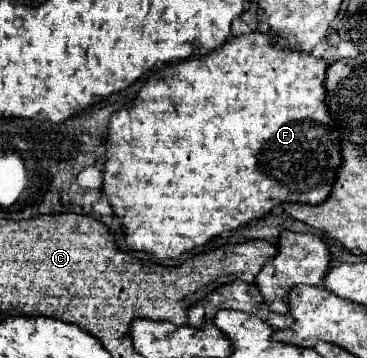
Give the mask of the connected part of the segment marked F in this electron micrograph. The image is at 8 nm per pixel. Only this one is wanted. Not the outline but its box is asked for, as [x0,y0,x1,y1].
[102,32,340,258]

